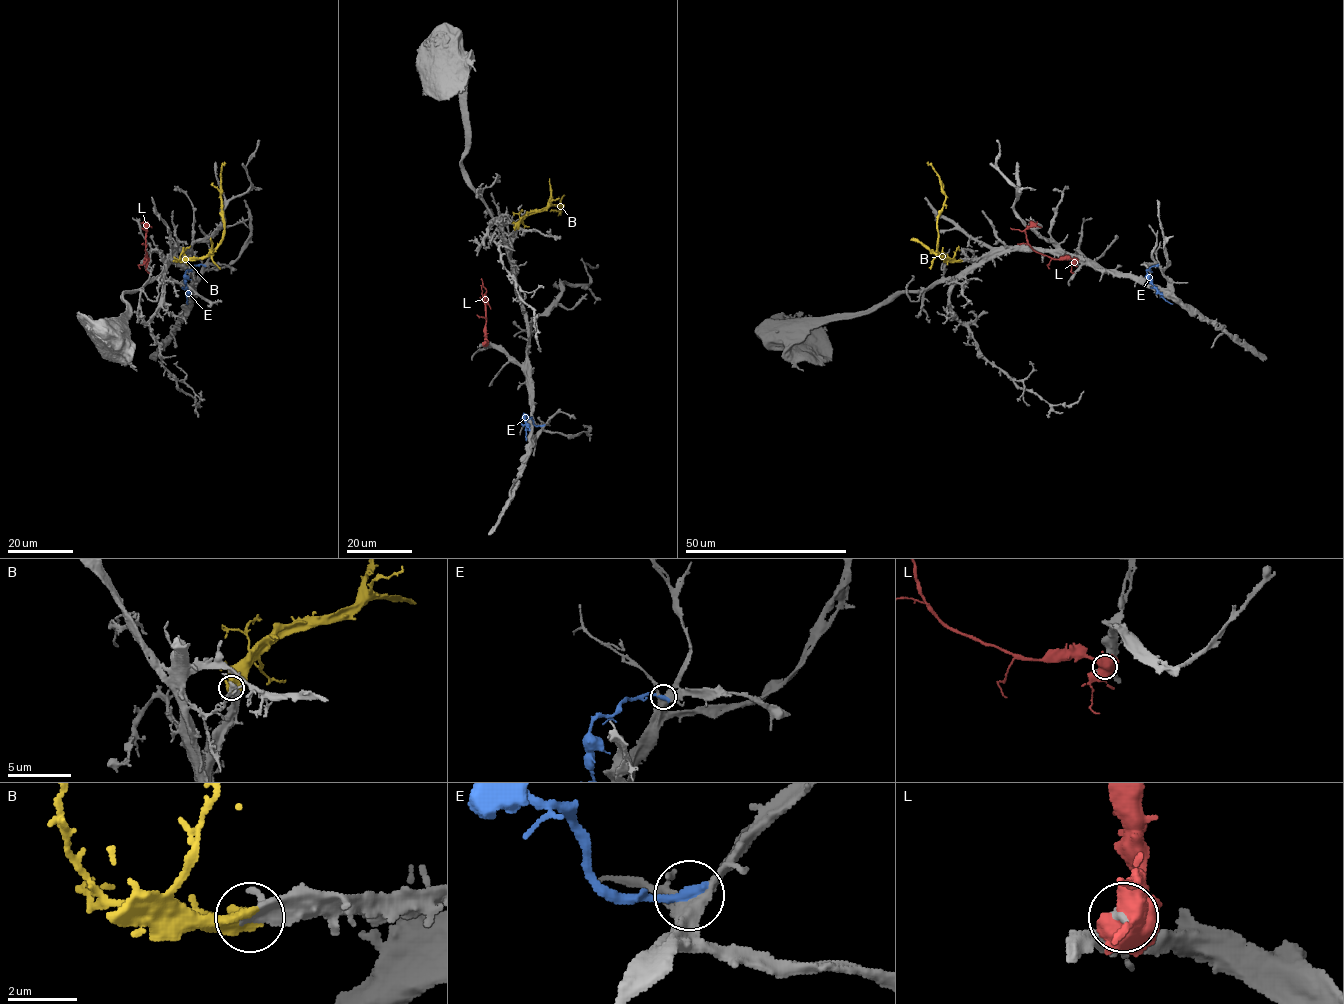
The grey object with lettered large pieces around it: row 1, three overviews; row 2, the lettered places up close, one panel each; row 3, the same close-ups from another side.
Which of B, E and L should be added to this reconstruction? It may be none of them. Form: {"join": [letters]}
{"join": ["B"]}

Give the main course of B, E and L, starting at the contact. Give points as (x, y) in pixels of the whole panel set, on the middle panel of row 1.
B: (515, 228), (531, 214), (551, 205), (563, 205), (559, 214), (563, 196)
E: (542, 425), (536, 426), (524, 415), (526, 441)
L: (485, 342), (485, 293), (490, 309)

